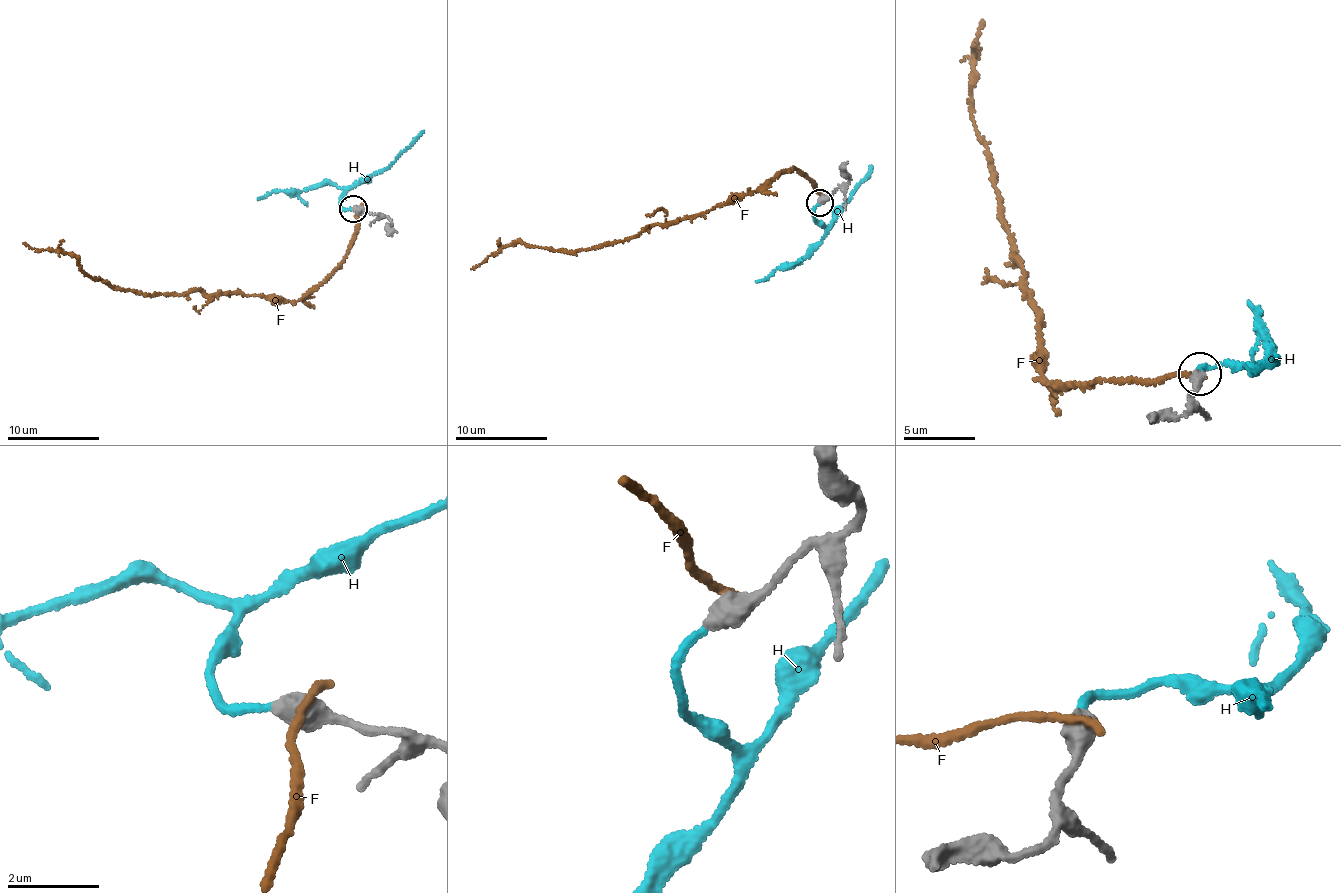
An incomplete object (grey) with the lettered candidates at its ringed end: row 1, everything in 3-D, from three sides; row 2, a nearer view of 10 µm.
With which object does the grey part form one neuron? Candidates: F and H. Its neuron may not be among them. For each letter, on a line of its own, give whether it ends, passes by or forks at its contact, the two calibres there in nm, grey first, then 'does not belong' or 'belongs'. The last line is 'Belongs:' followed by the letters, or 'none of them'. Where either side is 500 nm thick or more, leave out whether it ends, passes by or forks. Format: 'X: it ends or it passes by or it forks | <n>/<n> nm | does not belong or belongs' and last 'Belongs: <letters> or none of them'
F: 600/220 nm | does not belong
H: 550/160 nm | belongs
Belongs: H

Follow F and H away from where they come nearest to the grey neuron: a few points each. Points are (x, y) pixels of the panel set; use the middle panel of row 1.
F: (821, 195), (814, 181), (788, 169), (756, 190), (598, 248), (553, 251), (521, 241), (491, 253), (471, 269)
H: (818, 201), (814, 221), (826, 235), (797, 264), (772, 270), (756, 282)

